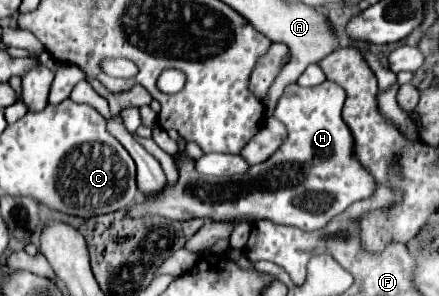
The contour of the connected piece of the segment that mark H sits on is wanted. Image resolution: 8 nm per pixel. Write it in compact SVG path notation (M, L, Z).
M330 80L312 88L304 88L296 82L288 84L274 110L274 118L286 124L288 138L278 154L270 156L264 164L252 166L252 176L202 178L194 168L196 162L188 158L186 152L176 152L176 184L168 182L150 198L136 200L126 216L140 218L150 214L180 222L190 218L246 218L250 222L268 218L302 230L320 230L330 218L358 200L370 198L376 190L376 180L358 162L354 154L354 136L340 116L344 98L344 88Z

